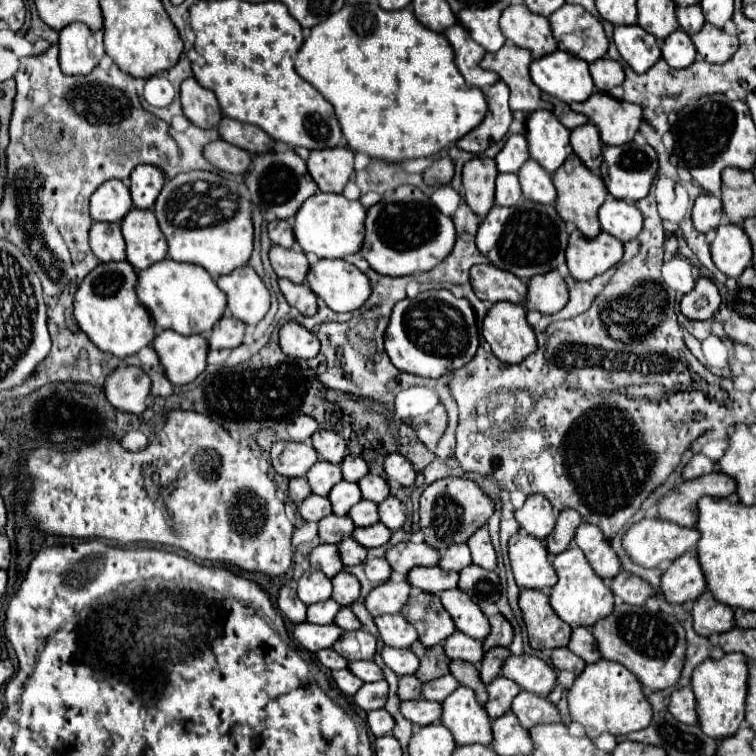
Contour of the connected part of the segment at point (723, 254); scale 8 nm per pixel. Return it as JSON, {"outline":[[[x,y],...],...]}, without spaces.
{"outline":[[[720,224],[716,228],[716,238],[710,244],[712,262],[728,278],[738,278],[744,268],[752,262],[752,248],[744,230],[736,224]]]}

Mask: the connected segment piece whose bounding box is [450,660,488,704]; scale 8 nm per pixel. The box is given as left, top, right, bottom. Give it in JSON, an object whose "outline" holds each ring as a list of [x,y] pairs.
{"outline":[[[454,660],[450,664],[450,674],[456,676],[456,680],[462,684],[462,686],[468,686],[476,692],[476,698],[480,704],[484,704],[488,700],[488,690],[486,690],[486,684],[480,682],[480,672],[476,666],[472,666],[470,662],[460,662],[460,660]]]}

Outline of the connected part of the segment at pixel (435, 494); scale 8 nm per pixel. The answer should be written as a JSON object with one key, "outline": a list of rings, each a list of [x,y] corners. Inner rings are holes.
{"outline":[[[448,476],[430,484],[420,496],[420,530],[424,532],[424,542],[436,550],[446,550],[452,544],[466,542],[478,528],[482,528],[494,514],[494,500],[474,482],[462,476]]]}

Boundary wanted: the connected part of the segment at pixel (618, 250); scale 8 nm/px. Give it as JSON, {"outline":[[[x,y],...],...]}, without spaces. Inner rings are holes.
{"outline":[[[578,230],[570,234],[566,246],[566,264],[574,280],[592,280],[612,268],[624,254],[624,244],[600,232],[596,238],[584,238]]]}

